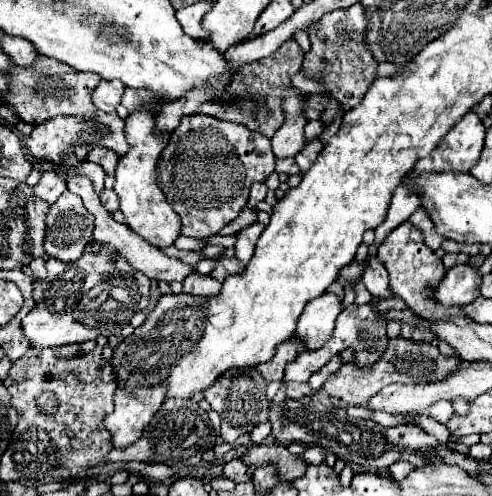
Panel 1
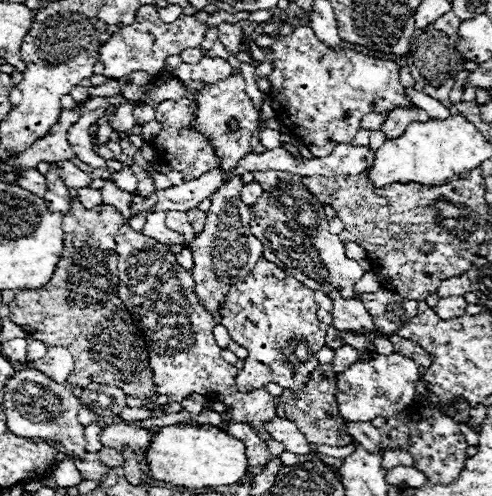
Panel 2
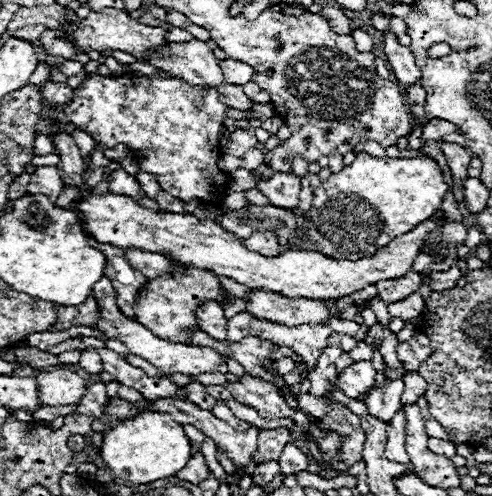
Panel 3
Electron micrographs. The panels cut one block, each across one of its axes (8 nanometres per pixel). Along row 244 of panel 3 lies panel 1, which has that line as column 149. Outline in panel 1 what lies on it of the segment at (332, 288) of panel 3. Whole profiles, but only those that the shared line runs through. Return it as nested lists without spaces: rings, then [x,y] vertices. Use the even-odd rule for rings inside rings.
[[[134,112],[126,118],[126,136],[128,136],[128,154],[118,160],[116,166],[116,184],[114,192],[120,198],[120,212],[126,216],[126,224],[138,232],[148,244],[156,248],[168,248],[180,236],[180,216],[170,208],[162,190],[156,182],[156,164],[160,152],[164,150],[168,136],[158,136],[154,130],[154,114]],[[148,386],[148,388],[116,388],[114,394],[114,412],[104,418],[112,442],[116,448],[126,448],[142,436],[144,426],[160,410],[166,400],[166,386]]]

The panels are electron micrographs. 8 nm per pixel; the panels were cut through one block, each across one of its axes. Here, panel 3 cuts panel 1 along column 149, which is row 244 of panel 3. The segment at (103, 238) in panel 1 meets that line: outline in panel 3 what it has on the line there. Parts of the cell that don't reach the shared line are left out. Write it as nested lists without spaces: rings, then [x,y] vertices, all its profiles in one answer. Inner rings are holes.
[[[254,232],[250,238],[244,240],[244,246],[250,250],[250,252],[258,252],[262,256],[268,256],[268,258],[274,258],[280,254],[280,246],[276,242],[276,236],[272,232]]]

